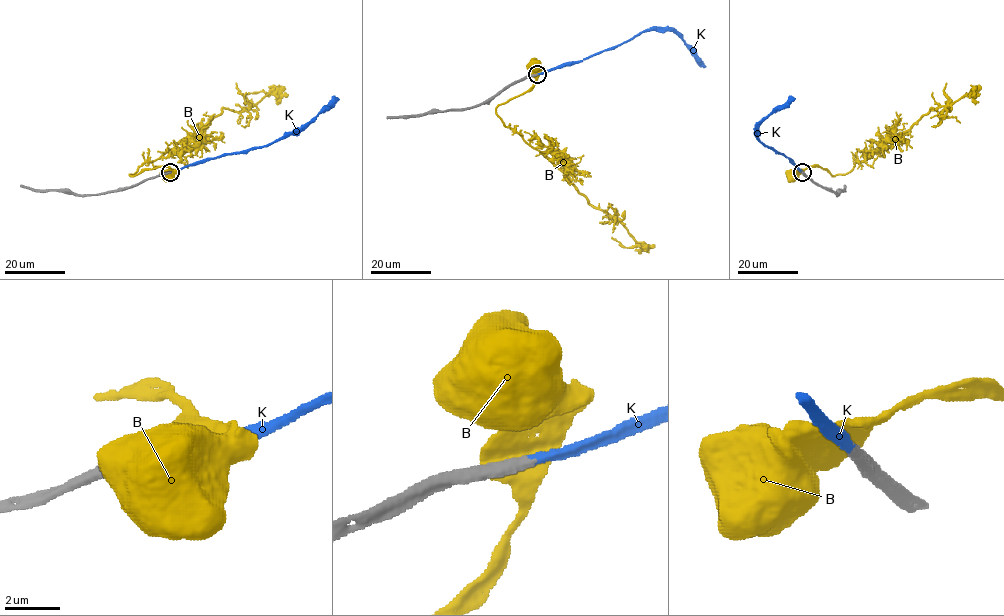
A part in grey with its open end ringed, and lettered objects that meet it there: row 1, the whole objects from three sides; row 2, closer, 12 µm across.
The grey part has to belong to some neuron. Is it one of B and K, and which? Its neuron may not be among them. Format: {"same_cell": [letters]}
{"same_cell": ["K"]}

